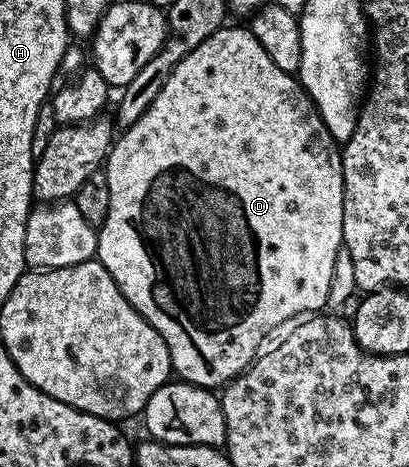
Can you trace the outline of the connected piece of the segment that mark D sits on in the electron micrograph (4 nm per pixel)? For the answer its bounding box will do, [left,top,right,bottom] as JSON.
[95,25,345,389]

